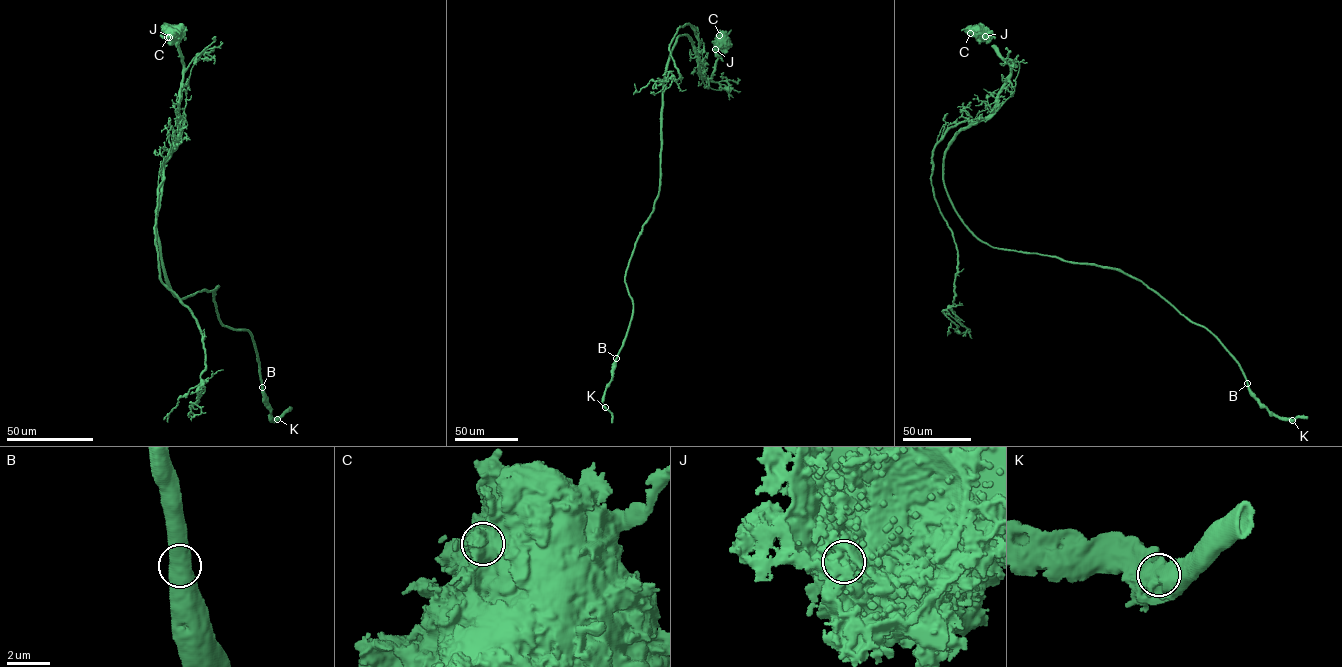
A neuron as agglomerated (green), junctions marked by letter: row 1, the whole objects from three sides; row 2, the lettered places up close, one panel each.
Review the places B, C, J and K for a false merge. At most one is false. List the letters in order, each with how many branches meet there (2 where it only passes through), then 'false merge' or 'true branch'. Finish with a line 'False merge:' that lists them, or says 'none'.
B: 2 | true branch
C: 2 | true branch
J: 2 | true branch
K: 2 | true branch
False merge: none

